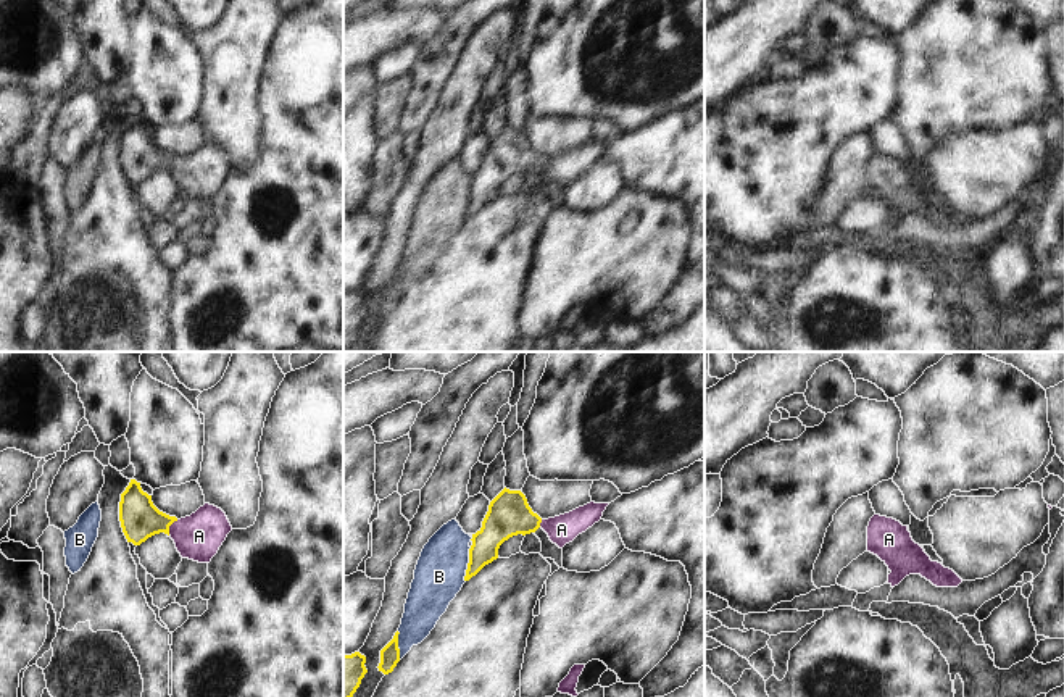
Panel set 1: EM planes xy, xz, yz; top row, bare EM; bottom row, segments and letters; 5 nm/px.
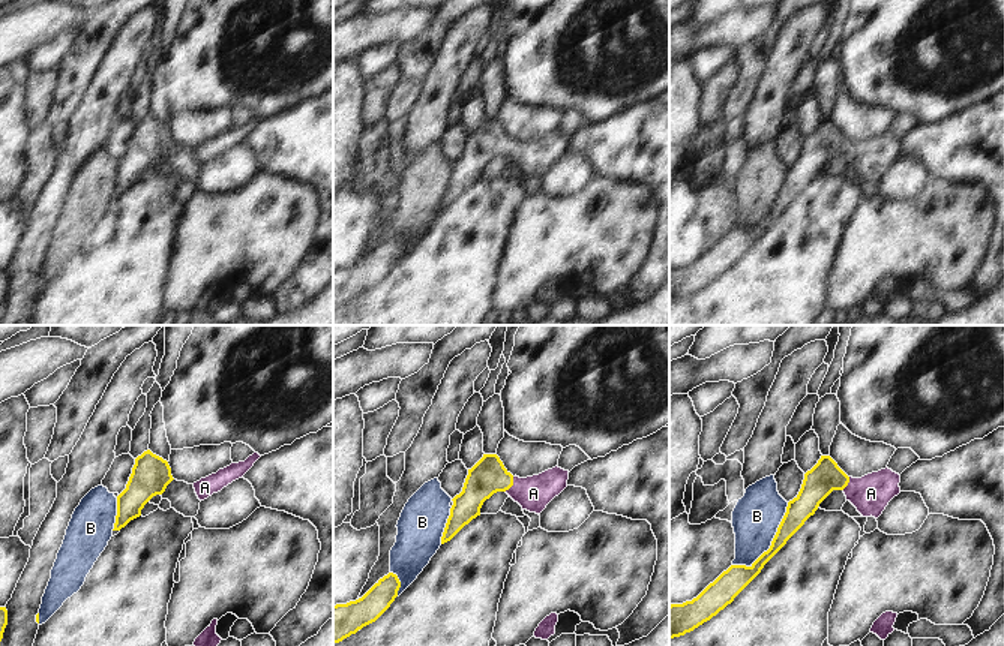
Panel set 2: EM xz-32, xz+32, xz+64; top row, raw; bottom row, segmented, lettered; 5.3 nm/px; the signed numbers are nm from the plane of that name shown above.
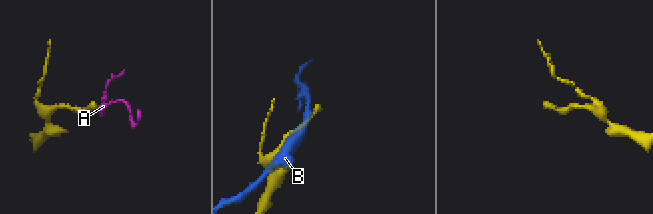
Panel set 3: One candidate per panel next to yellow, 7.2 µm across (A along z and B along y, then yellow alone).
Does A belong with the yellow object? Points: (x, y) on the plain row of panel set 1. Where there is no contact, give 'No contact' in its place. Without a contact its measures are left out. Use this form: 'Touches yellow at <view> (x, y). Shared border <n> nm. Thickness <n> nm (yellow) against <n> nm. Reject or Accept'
Touches yellow at xy (170, 163). Shared border 90 nm. Thickness 190 nm (yellow) against 220 nm. Accept.

